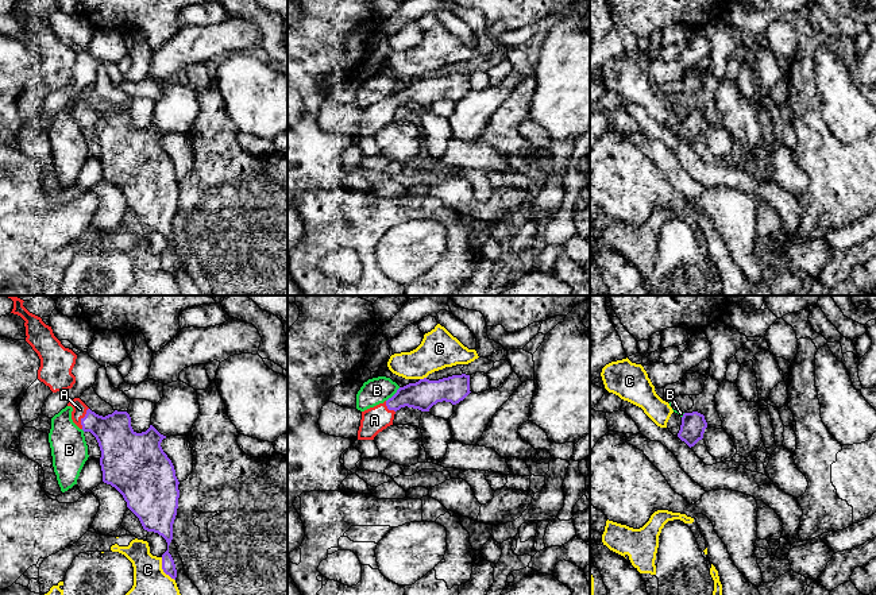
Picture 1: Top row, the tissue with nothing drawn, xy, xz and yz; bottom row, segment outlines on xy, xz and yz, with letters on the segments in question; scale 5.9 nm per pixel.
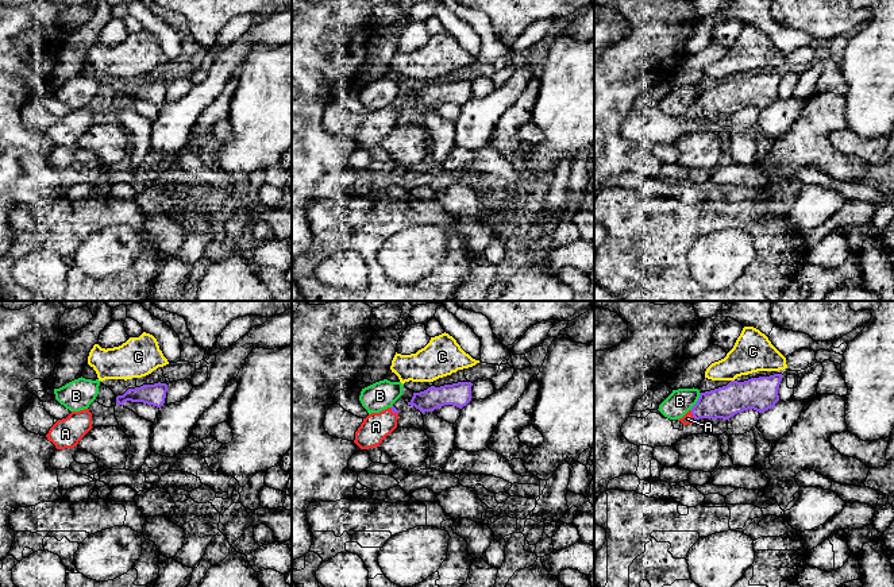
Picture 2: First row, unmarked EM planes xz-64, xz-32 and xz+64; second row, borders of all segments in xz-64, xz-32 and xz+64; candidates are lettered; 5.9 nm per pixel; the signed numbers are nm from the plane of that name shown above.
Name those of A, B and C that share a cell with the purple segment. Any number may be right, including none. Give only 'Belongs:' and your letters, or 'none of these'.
Belongs: A

